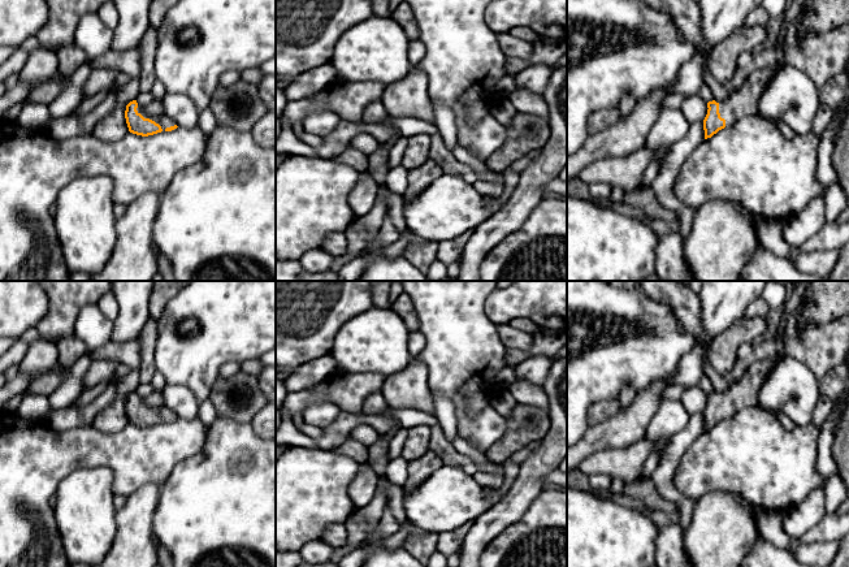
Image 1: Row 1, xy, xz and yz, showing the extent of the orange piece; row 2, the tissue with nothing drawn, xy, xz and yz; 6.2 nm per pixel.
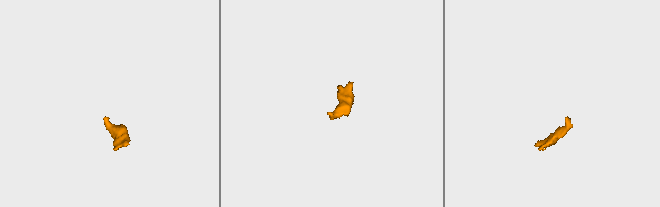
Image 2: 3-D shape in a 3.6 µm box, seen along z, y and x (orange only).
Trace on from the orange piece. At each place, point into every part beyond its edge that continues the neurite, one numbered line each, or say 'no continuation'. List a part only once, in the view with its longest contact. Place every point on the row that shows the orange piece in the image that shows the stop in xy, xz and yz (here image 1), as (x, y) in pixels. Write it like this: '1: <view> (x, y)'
1: xy (164, 121)

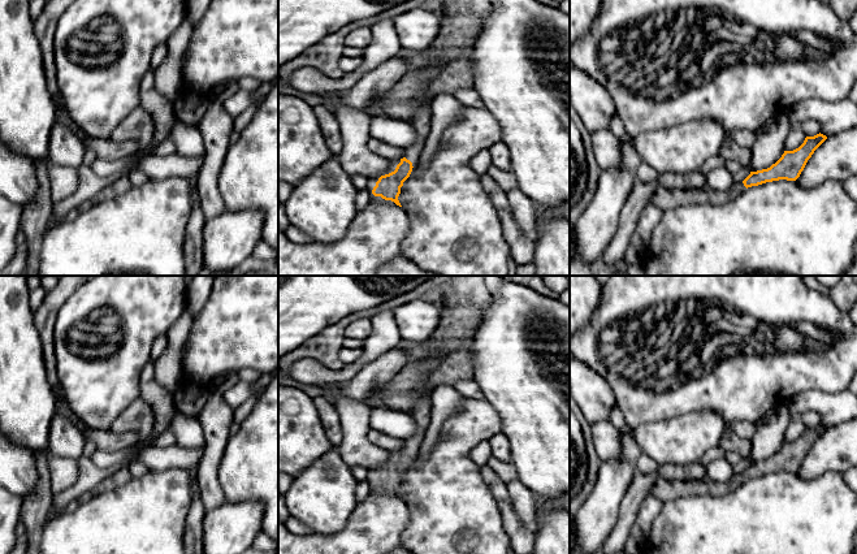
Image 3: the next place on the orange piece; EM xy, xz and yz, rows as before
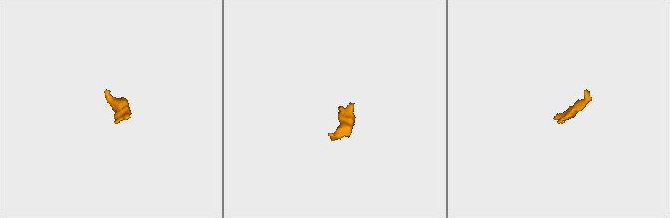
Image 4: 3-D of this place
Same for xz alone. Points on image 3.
1: xz (457, 76)
2: xz (371, 182)

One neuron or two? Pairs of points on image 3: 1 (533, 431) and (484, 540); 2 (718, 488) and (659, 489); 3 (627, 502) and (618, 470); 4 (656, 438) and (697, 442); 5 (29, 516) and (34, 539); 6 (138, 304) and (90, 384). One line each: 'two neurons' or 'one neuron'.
1: two neurons
2: one neuron
3: two neurons
4: one neuron
5: one neuron
6: one neuron

